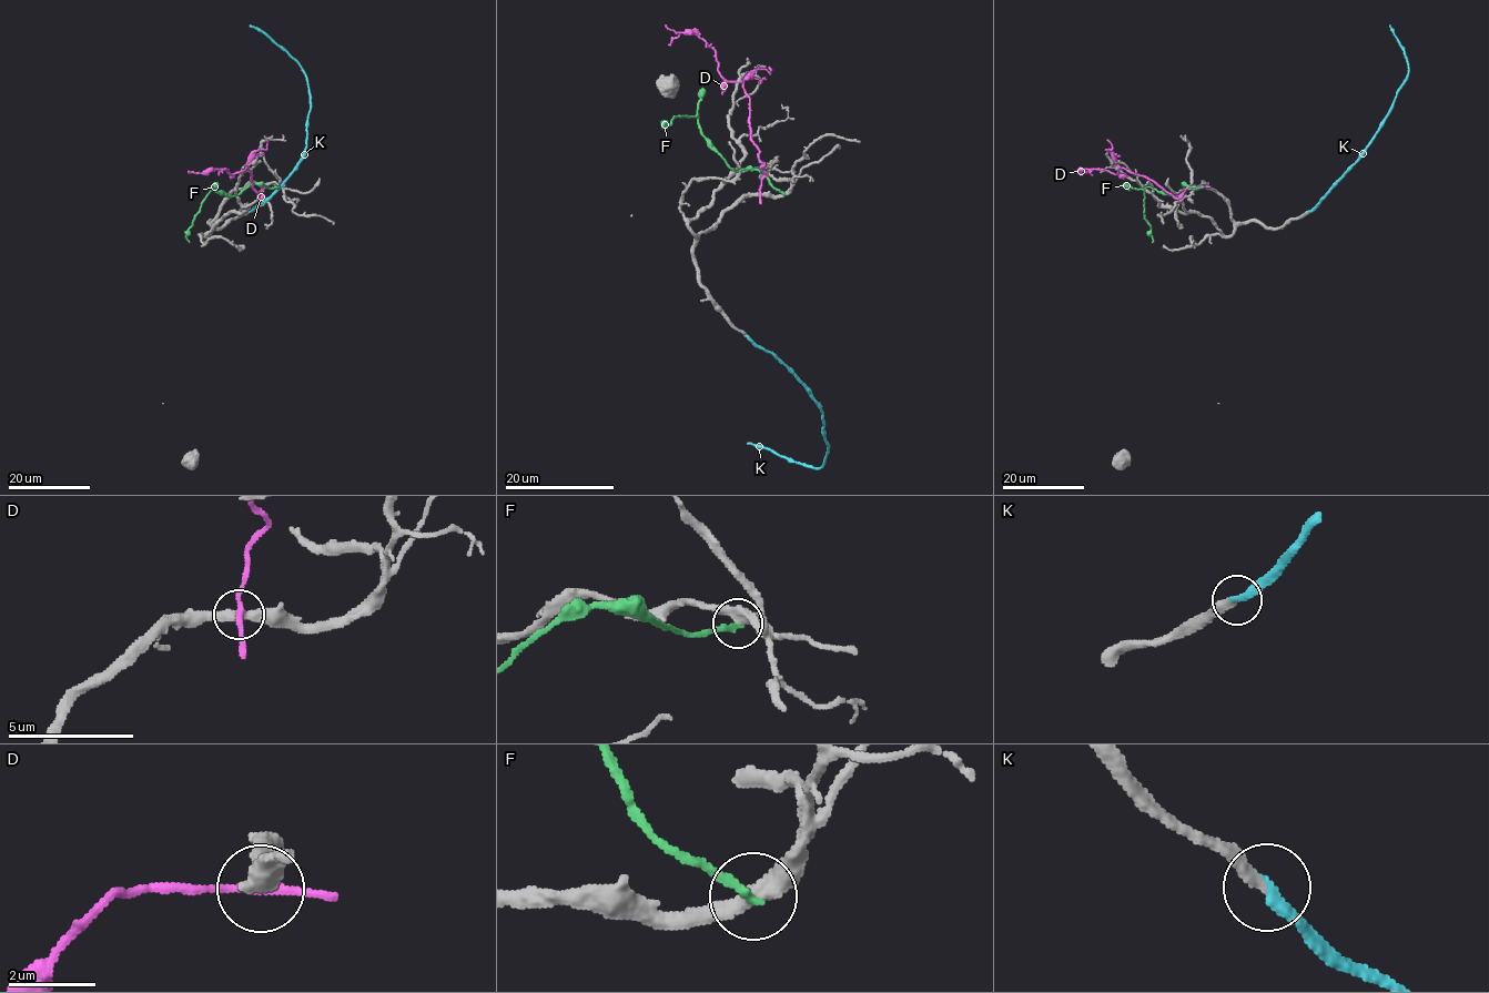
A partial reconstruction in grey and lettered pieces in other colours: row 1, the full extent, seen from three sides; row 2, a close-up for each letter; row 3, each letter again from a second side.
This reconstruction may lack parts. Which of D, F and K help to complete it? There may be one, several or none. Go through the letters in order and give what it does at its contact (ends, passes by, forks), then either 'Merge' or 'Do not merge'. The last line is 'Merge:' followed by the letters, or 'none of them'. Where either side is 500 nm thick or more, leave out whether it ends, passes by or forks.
D: It passes by. Do not merge
F: It ends there. Do not merge
K: It ends there. Merge
Merge: K

